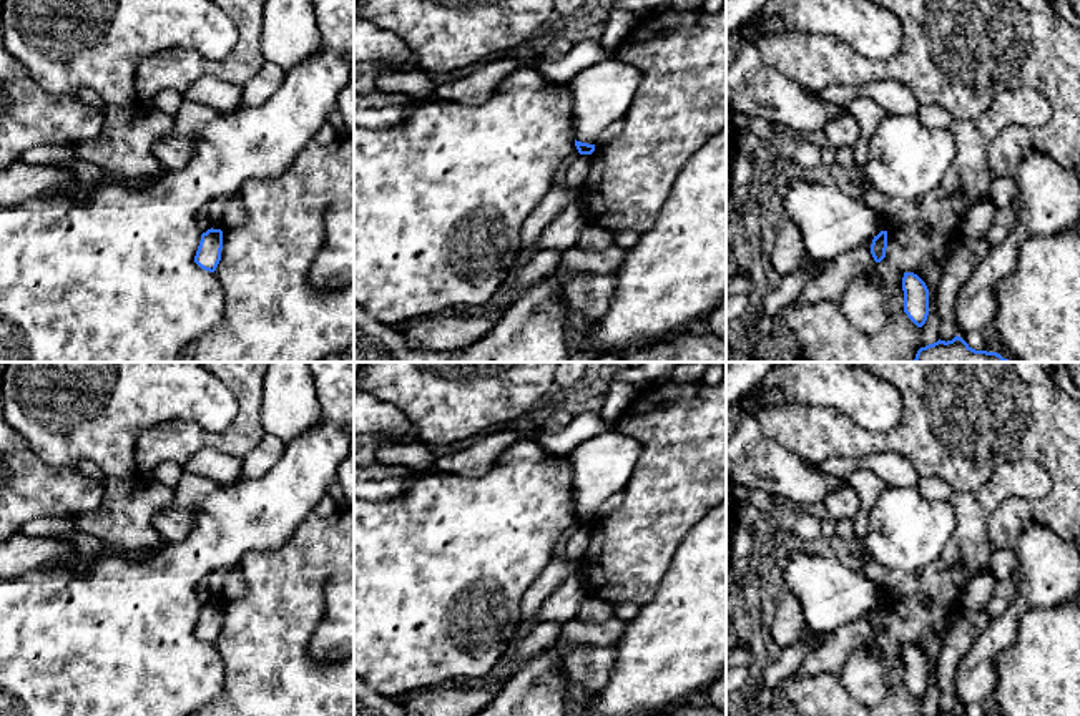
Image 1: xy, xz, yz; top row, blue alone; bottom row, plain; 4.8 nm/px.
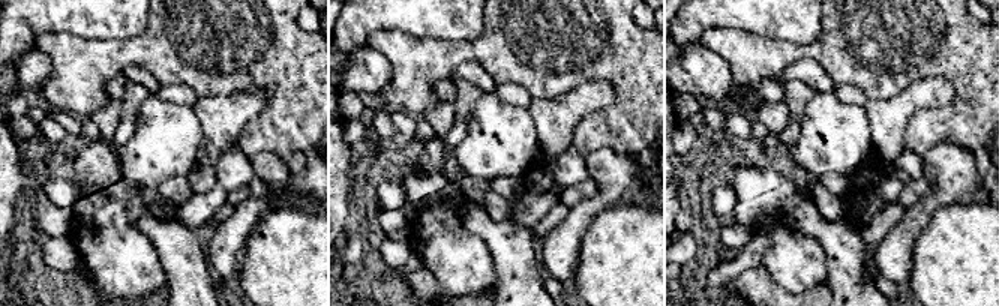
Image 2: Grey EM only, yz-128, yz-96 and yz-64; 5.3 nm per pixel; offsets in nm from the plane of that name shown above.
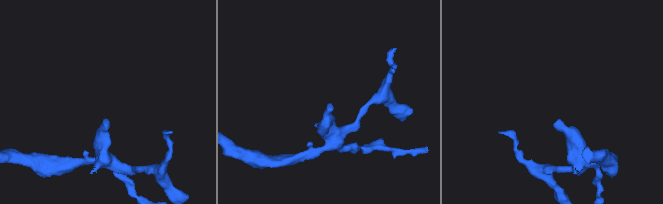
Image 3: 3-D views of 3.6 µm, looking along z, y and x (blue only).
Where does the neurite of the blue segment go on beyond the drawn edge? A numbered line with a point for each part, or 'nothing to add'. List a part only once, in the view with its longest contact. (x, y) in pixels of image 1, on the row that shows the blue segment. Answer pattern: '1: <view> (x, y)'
1: xz (602, 93)

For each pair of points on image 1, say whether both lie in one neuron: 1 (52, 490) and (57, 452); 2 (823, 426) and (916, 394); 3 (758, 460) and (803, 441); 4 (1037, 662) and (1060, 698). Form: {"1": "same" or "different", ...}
{"1": "different", "2": "same", "3": "different", "4": "same"}

